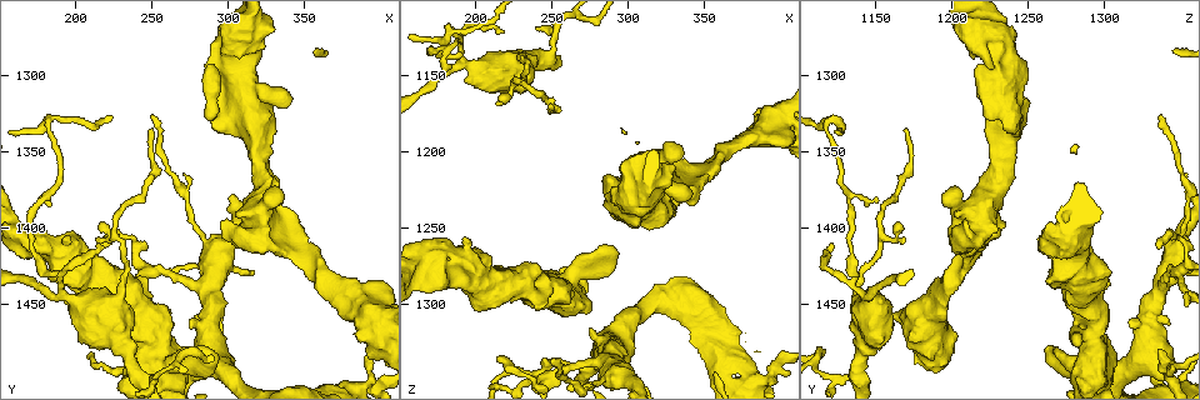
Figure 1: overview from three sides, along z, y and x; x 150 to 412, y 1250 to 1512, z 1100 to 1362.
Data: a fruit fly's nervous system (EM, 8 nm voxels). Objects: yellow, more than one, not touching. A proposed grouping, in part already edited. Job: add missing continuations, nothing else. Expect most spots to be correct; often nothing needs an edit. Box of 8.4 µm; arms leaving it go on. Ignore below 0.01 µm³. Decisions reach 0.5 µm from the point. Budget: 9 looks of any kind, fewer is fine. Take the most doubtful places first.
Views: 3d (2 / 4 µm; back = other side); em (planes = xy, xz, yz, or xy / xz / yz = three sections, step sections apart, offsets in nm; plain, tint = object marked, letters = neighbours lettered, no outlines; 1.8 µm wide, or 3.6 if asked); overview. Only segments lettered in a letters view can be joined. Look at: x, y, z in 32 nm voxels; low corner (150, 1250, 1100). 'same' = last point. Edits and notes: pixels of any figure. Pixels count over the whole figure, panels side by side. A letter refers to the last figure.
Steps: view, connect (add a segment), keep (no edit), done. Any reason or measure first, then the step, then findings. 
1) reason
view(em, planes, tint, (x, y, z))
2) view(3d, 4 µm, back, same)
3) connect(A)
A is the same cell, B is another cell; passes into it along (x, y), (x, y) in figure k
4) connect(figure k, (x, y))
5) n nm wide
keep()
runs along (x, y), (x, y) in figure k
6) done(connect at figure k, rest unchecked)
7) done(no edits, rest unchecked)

abrupt turn
view(3d, 2 µm, (170, 1412, 1266))

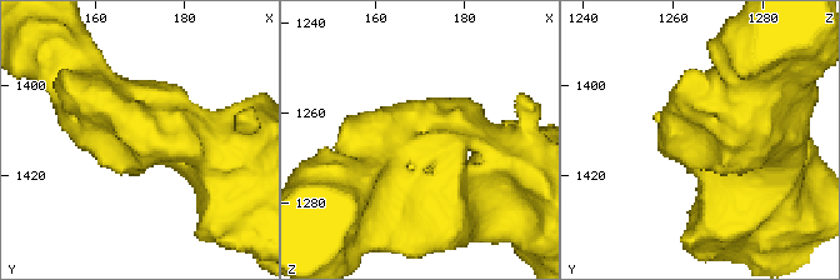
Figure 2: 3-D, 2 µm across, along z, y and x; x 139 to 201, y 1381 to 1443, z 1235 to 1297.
view(em, planes, letters, (171, 1412, 1264))

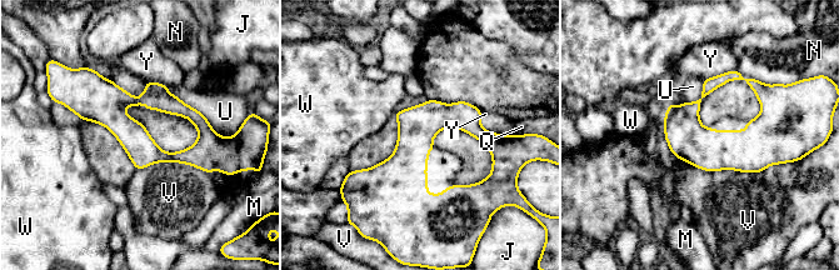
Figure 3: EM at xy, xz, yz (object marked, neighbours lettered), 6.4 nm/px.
keep()
J, M, N, Q, U, V, W and Y are other cells; border along (682, 159), (709, 171), (784, 164) in figure 3; no lettered segment goes on from it

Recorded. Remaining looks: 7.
branch stops here
view(3d, 2 µm, (250, 1334, 1170))

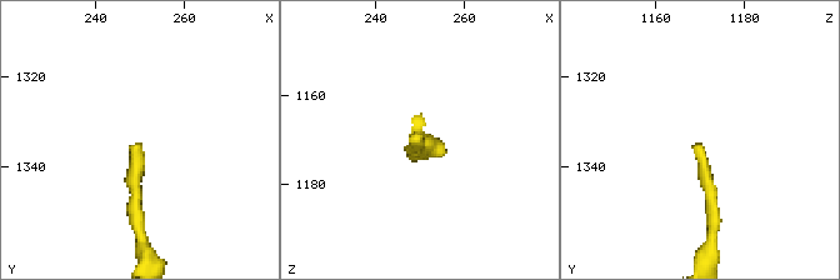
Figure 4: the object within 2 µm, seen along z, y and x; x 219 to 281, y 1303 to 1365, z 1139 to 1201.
view(em, planes, letters, (250, 1335, 1170))

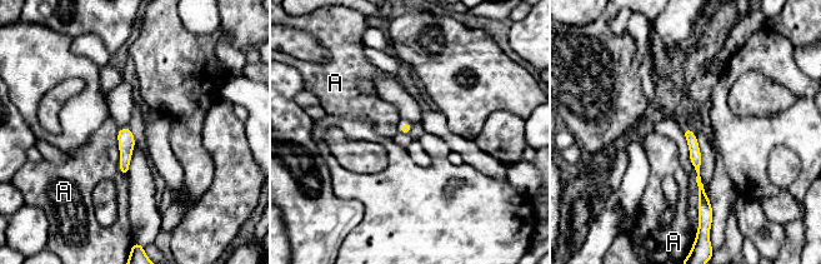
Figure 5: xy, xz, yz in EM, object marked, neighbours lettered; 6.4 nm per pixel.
keep()
A is another cell; border along (116, 132), (119, 169), (126, 175) in figure 5; no lettered segment goes on from it

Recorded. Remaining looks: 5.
an open end
view(em, yz, step 8, letters, (336, 1374, 1202))

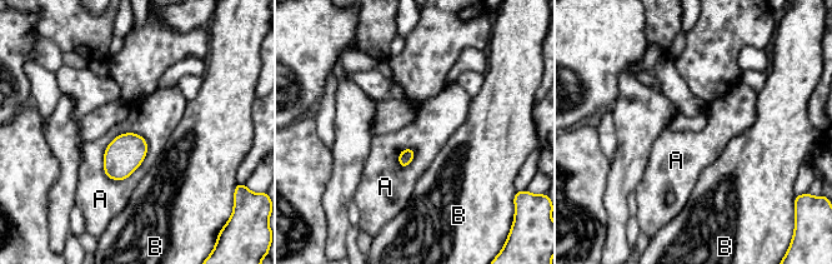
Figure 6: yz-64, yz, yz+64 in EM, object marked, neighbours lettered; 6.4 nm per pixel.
another direction
view(em, planes, letters, same)

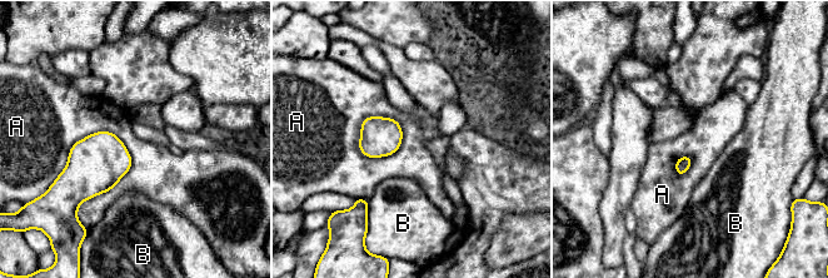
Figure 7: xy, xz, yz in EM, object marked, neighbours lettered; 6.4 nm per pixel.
A touches over 550 nm
keep()
A and B are other cells; border along (109, 130), (130, 169), (78, 209) in figure 7; none of them fits

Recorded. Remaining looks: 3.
free end
view(3d, 4 µm, (306, 1270, 1202))

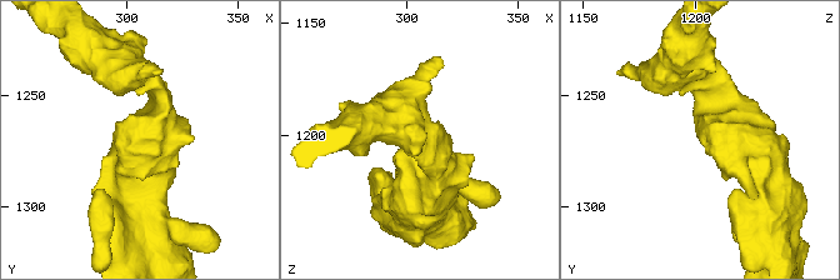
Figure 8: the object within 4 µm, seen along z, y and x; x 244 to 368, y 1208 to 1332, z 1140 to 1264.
need the tissue
view(em, 3.6 µm, planes, letters, (305, 1269, 1202))

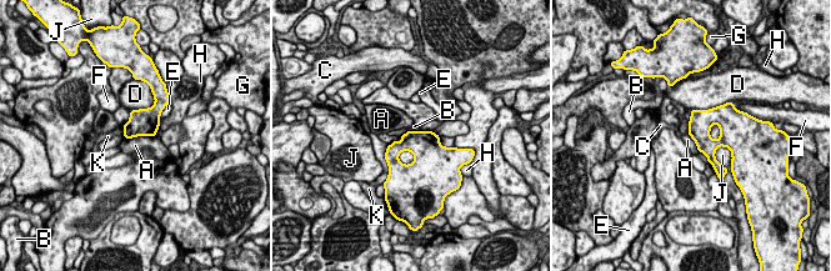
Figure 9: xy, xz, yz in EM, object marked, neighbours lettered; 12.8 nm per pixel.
D touches over 420 nm
keep()
A, B, C, D, E, F, G, H, J and K are other cells; none of them fits

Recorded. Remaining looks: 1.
done(no edits, rest unchecked)

